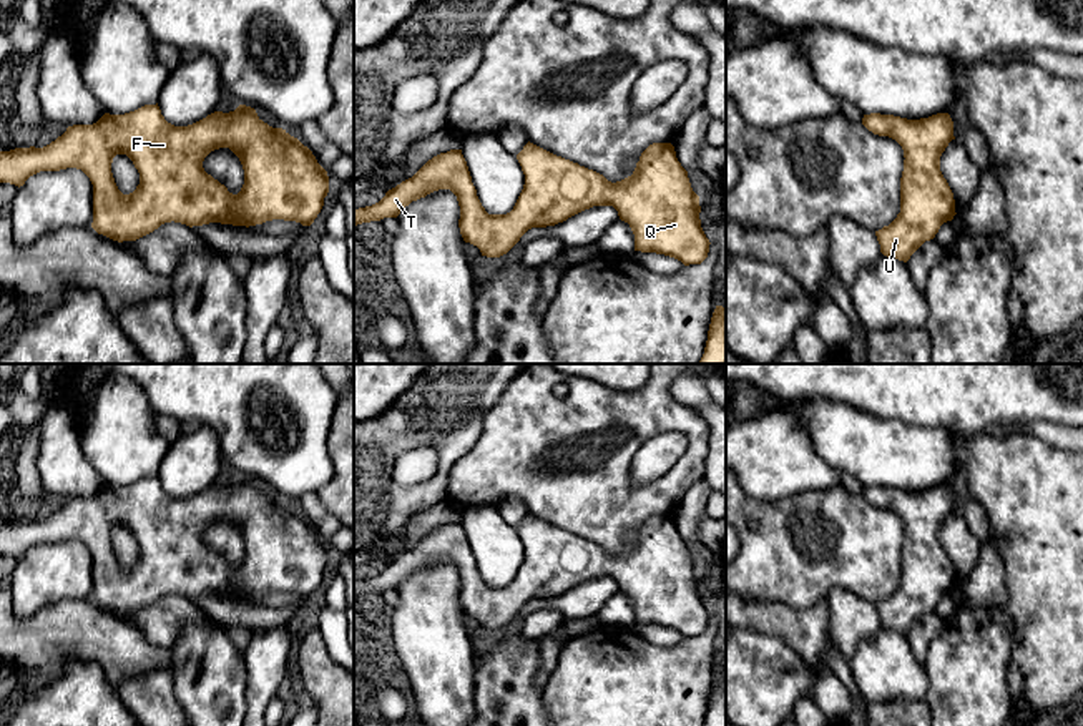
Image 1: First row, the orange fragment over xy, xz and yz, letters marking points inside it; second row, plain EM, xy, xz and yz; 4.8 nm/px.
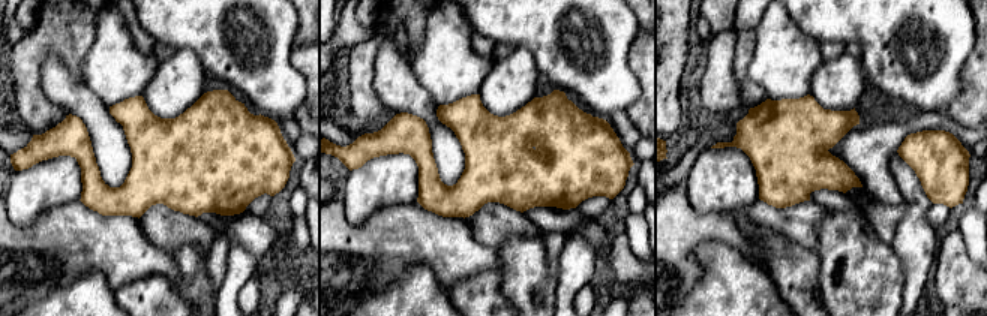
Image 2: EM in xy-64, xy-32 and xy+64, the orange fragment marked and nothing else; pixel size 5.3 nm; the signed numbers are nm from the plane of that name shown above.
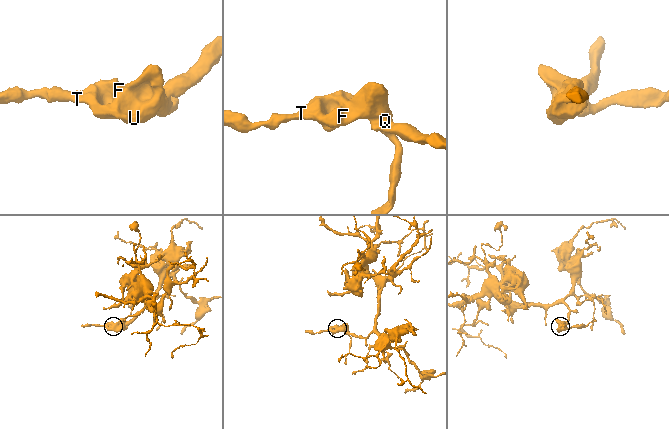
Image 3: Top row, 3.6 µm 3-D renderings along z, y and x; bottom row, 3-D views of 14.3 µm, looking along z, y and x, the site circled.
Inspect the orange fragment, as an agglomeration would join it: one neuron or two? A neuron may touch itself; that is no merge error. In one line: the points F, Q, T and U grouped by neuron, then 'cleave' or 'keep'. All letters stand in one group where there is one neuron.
F Q T U | keep

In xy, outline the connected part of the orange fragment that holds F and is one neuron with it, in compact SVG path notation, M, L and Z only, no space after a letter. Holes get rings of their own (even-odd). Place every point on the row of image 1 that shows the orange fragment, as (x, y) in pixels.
M145 105L125 115L105 113L93 125L73 125L55 141L43 148L15 148L0 151L0 183L23 186L25 181L40 171L60 171L66 168L81 169L93 184L93 223L91 228L113 241L136 241L164 223L181 223L189 228L209 223L233 226L256 226L272 219L296 221L311 226L324 206L329 193L327 171L317 163L312 151L282 128L264 123L254 108L239 105L234 111L214 111L206 118L188 125L174 126L164 120L156 105ZM219 148L229 148L241 161L244 184L238 194L208 174L203 168L204 158ZM116 155L126 155L140 173L140 184L130 194L123 194L113 178L111 163Z

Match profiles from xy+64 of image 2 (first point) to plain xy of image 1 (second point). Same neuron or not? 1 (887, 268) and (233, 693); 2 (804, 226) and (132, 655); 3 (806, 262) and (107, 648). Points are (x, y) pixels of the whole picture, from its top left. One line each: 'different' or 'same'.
1: same
2: different
3: different

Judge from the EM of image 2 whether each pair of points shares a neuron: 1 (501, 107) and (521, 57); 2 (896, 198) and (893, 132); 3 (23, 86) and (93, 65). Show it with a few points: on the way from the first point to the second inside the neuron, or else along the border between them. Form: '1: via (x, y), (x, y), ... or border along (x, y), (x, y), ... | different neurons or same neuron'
1: via (501, 95), (512, 83), (518, 69) | same neuron
2: via (881, 181), (881, 149) | same neuron
3: border along (96, 35), (83, 60), (83, 81) | different neurons

